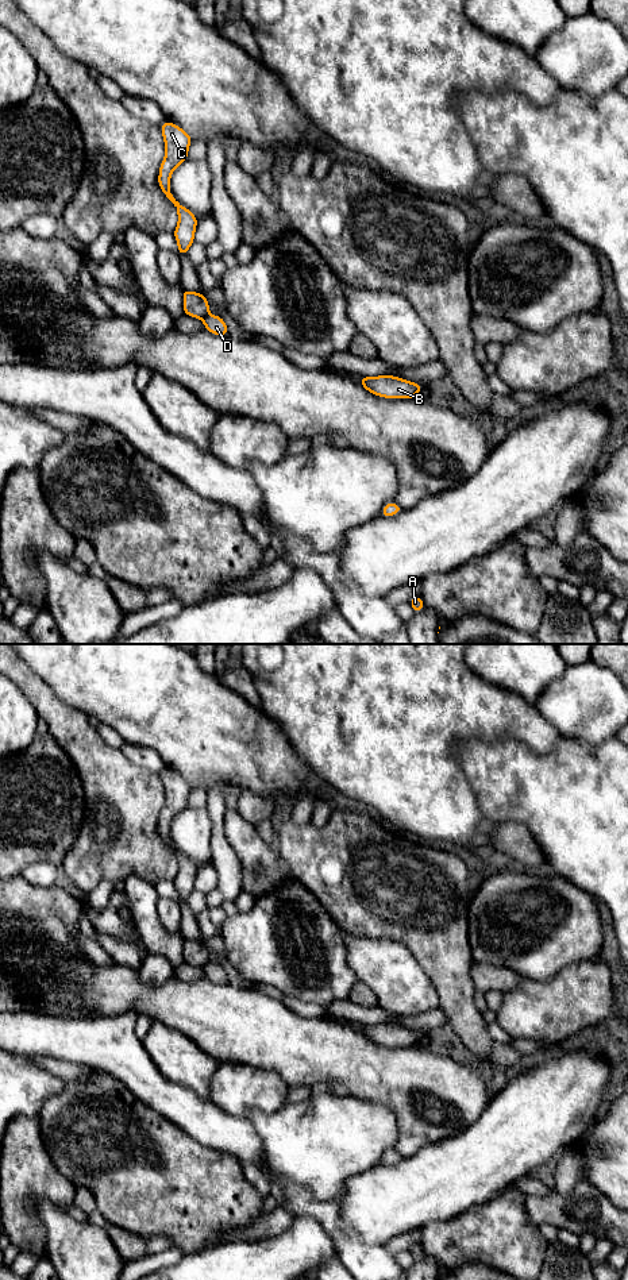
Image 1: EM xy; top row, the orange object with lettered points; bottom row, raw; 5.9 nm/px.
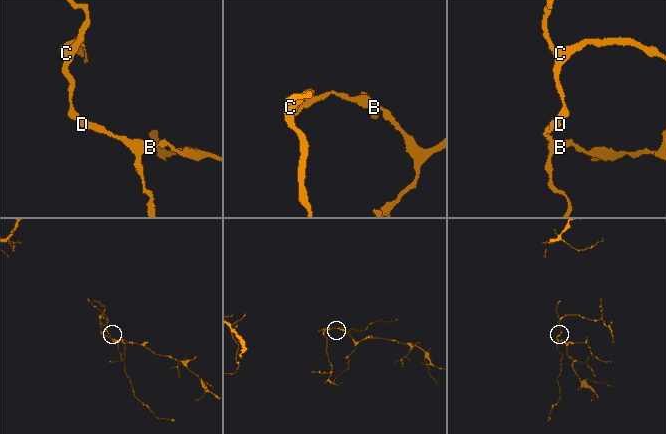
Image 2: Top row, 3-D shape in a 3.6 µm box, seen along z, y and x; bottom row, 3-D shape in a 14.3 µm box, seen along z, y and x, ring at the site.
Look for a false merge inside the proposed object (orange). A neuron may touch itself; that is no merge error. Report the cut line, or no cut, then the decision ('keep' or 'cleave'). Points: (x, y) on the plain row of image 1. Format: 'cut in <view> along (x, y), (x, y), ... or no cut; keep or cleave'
cut in xy along (207, 960), (201, 967); cleave

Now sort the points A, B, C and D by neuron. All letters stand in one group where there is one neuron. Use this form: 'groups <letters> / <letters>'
groups A B D / C

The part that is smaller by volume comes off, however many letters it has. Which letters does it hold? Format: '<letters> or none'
C

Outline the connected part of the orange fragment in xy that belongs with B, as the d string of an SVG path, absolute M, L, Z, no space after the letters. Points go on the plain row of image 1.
M394 1023L363 1025L358 1029L367 1040L384 1046L413 1046L424 1036Z

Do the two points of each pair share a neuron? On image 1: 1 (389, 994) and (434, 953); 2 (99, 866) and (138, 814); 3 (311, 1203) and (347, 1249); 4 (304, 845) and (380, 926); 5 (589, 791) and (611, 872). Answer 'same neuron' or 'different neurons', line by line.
1: different neurons
2: same neuron
3: same neuron
4: same neuron
5: same neuron

